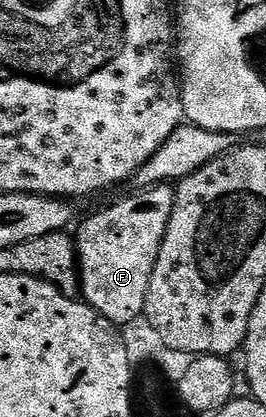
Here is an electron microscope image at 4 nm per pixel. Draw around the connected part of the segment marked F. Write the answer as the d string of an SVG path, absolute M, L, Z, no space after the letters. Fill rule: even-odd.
M159 184L157 186L151 187L149 190L138 190L135 196L130 196L127 200L122 200L119 204L114 204L111 208L106 208L103 212L98 212L86 225L83 226L82 232L86 236L82 236L79 240L76 240L76 264L80 269L82 268L82 292L84 295L85 303L89 304L90 307L97 310L99 314L105 320L109 320L111 324L115 326L127 326L133 323L134 320L141 317L145 310L145 298L149 294L149 284L154 278L154 270L159 266L161 257L161 242L164 240L164 234L166 227L168 226L170 211L173 208L173 200L170 198L171 192L175 189L172 188L169 192L166 190L170 187L170 184Z

